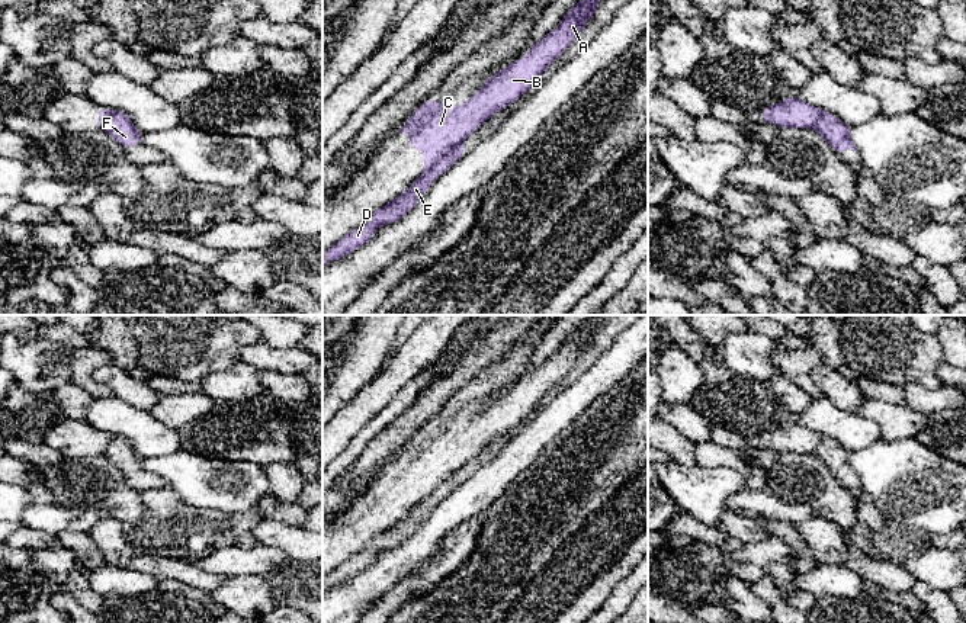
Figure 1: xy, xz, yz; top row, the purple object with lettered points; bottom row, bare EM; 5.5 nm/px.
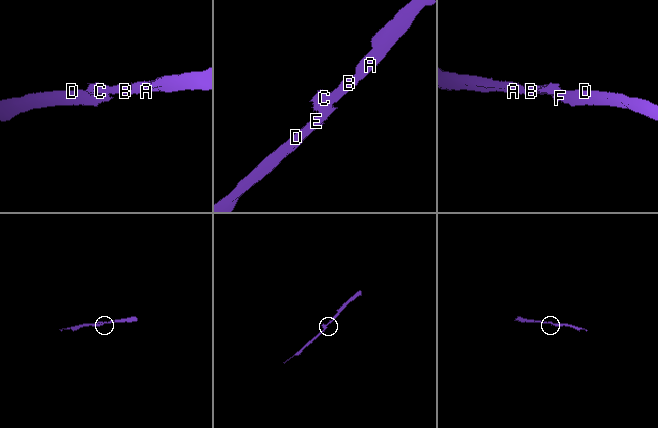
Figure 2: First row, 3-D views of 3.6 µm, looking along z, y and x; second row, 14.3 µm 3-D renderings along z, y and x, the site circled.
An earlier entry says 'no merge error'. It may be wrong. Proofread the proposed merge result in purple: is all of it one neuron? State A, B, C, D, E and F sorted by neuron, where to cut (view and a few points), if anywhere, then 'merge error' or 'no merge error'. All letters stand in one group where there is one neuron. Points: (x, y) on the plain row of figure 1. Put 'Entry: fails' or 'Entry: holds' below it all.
A B C / D E F; cut in xz along (458, 469), (449, 474), (424, 497); merge error
Entry: fails

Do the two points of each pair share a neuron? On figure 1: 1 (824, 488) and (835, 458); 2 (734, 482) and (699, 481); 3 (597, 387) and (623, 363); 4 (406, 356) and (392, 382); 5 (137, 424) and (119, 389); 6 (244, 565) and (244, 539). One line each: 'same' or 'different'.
1: different
2: same
3: same
4: same
5: different
6: different

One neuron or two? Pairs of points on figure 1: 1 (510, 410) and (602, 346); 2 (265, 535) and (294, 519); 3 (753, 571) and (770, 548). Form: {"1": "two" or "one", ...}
{"1": "two", "2": "two", "3": "one"}

